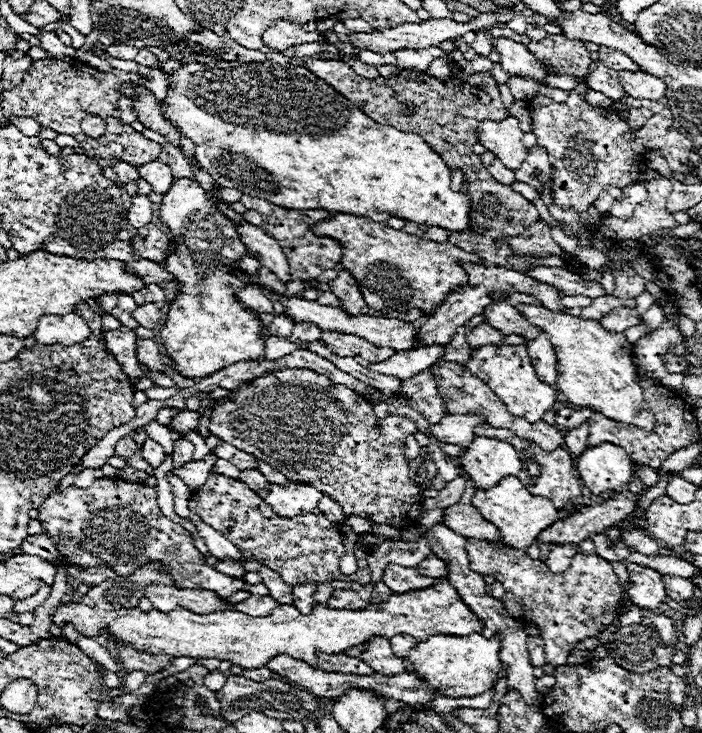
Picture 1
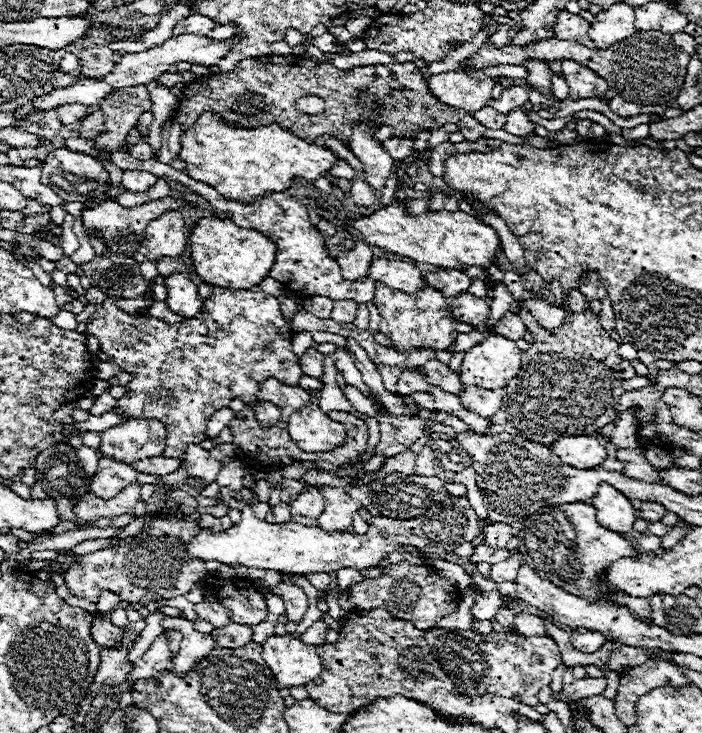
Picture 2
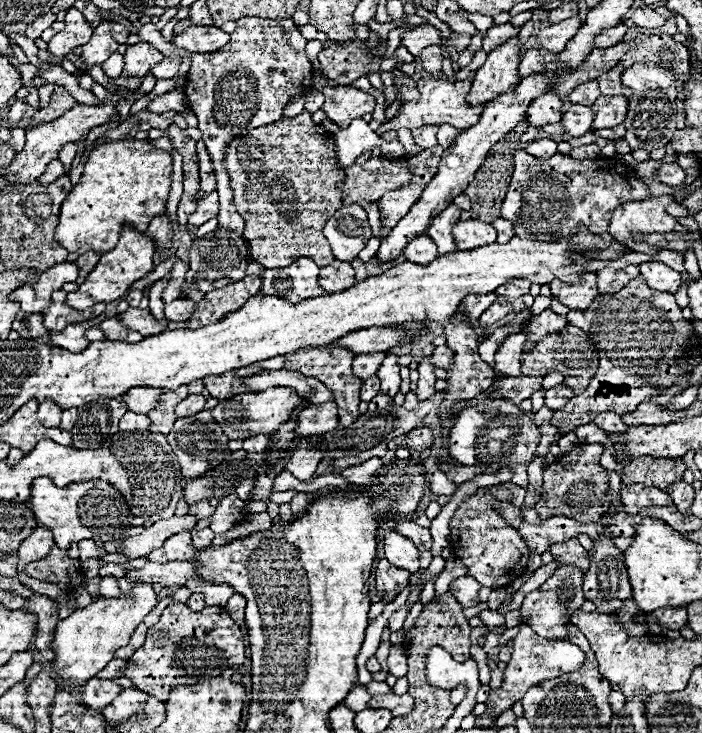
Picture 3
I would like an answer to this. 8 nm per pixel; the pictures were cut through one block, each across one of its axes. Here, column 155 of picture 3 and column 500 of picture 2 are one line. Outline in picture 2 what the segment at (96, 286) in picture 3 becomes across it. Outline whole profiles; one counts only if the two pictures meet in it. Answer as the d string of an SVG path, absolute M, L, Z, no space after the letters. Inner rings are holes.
M398 202L376 210L372 216L348 220L352 228L356 228L368 244L380 246L392 254L406 256L412 262L430 264L444 270L468 270L470 266L478 266L488 270L502 252L498 234L492 226L484 224L480 218L470 216L466 212L434 212L420 216L406 216L404 206Z

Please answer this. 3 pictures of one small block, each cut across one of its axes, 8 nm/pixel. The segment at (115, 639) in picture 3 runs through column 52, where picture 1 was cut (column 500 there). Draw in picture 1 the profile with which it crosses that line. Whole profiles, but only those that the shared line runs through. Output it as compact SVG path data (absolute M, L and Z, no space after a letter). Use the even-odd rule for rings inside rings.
M438 634L428 638L426 642L420 642L412 652L410 652L410 662L424 678L426 682L432 682L432 686L440 688L440 694L448 698L464 698L464 696L478 696L486 690L490 690L496 680L500 678L498 674L502 672L502 662L498 658L500 654L500 638L484 638L482 634L468 634L468 636L446 636Z

